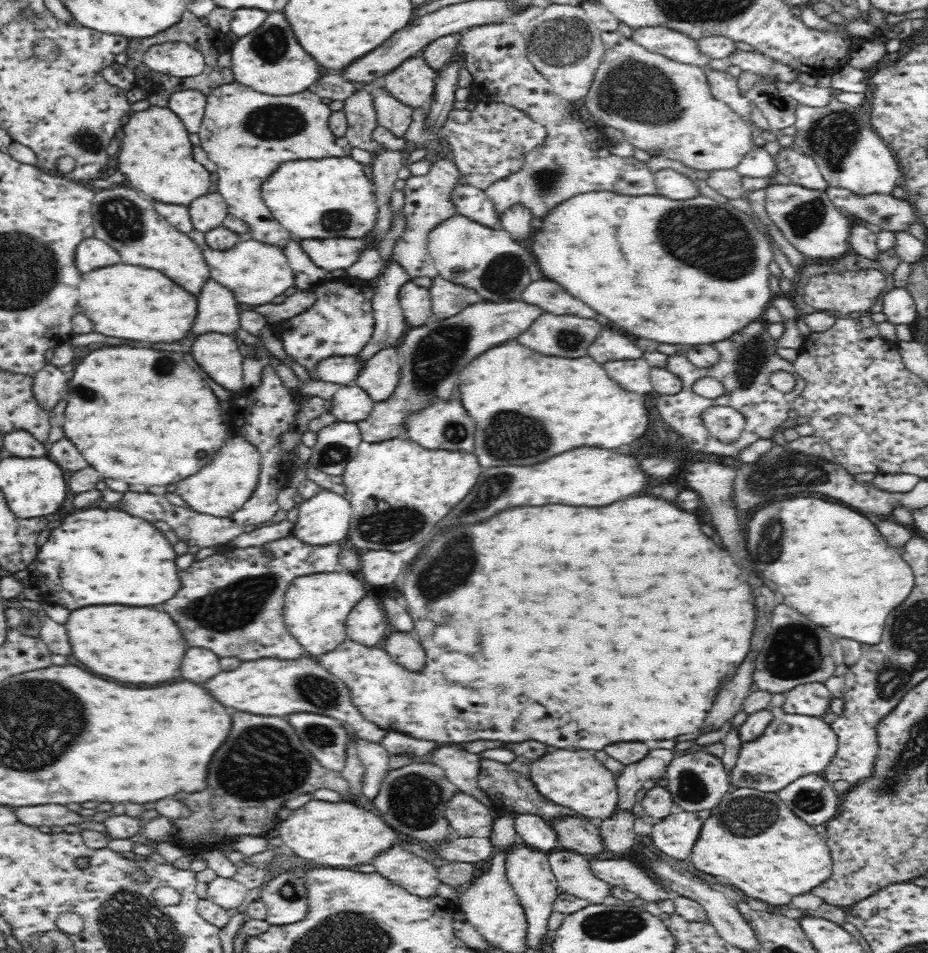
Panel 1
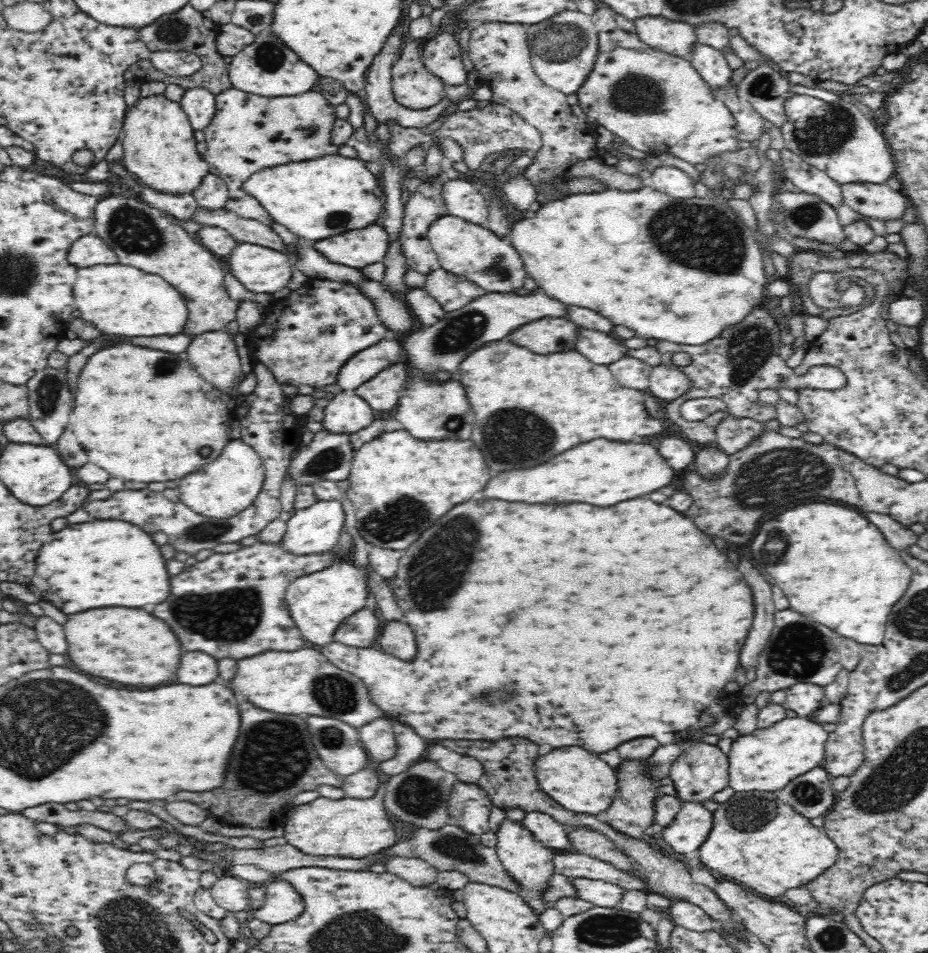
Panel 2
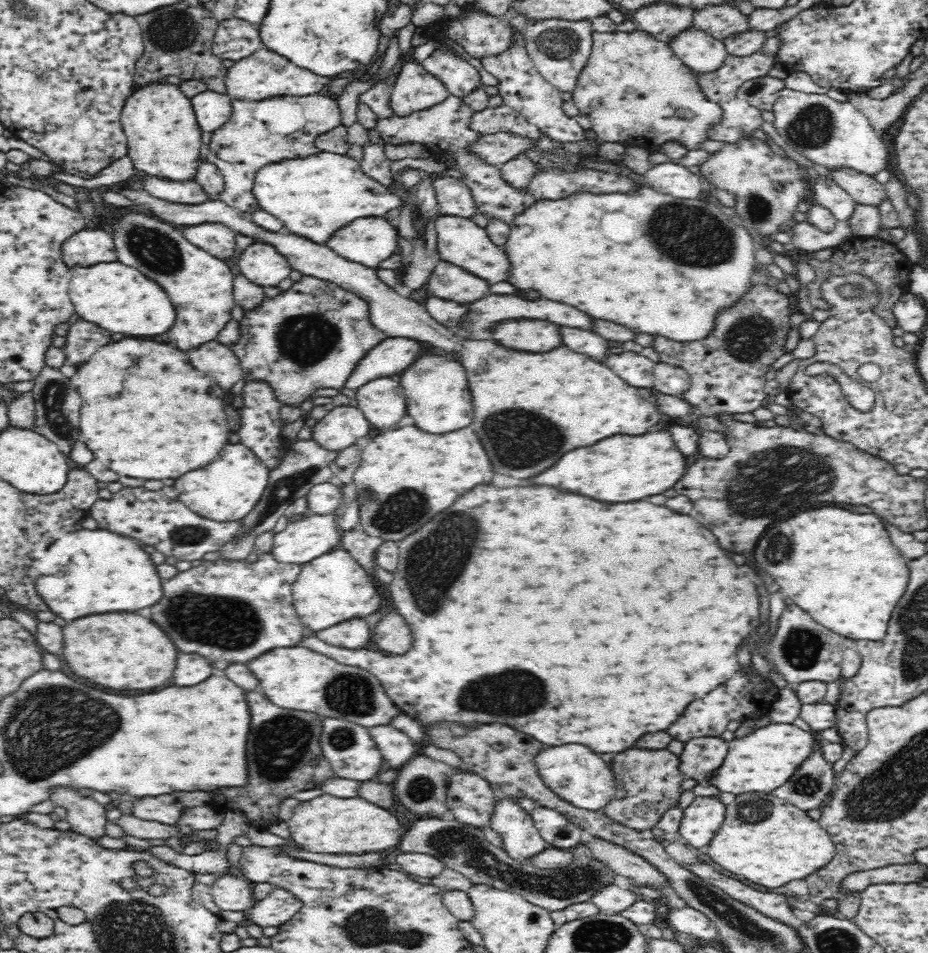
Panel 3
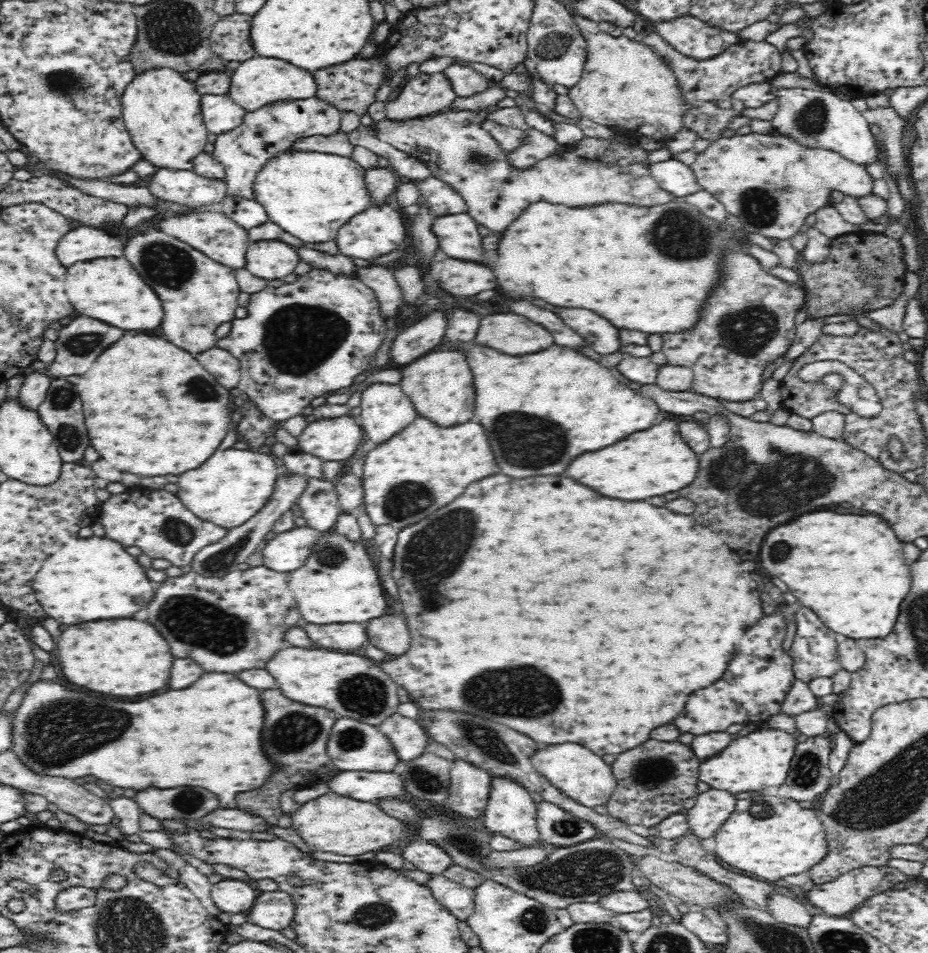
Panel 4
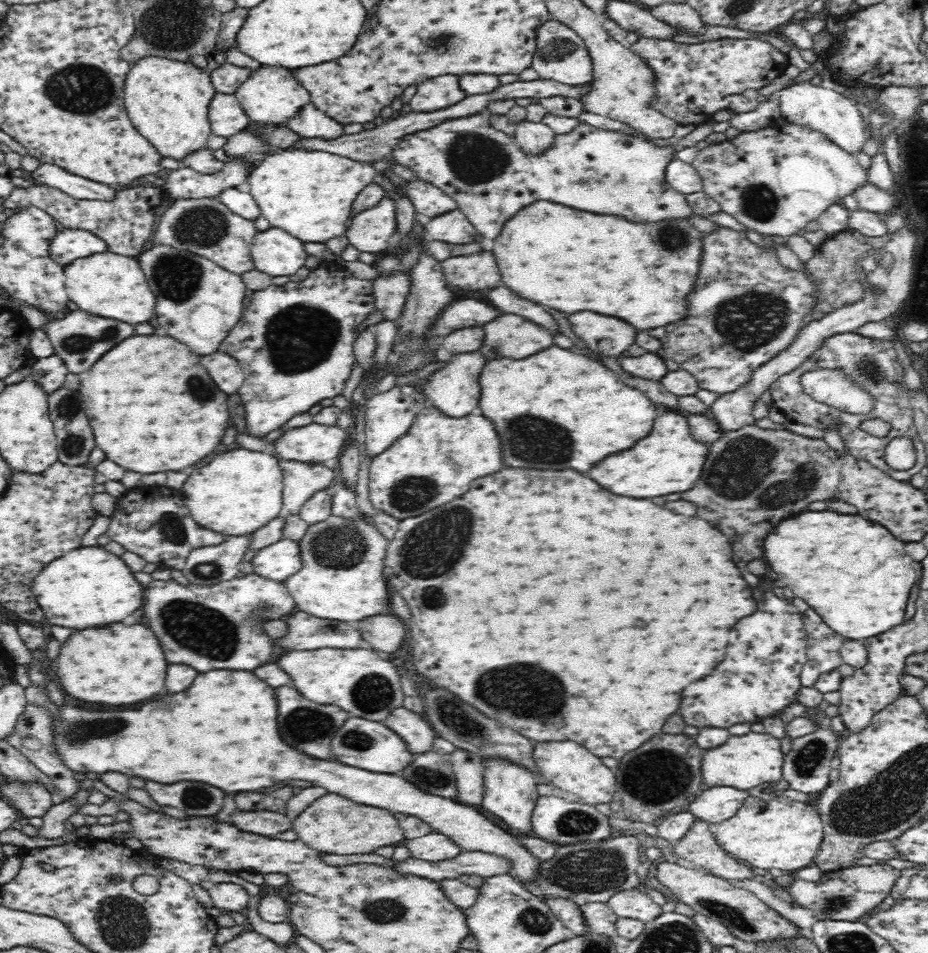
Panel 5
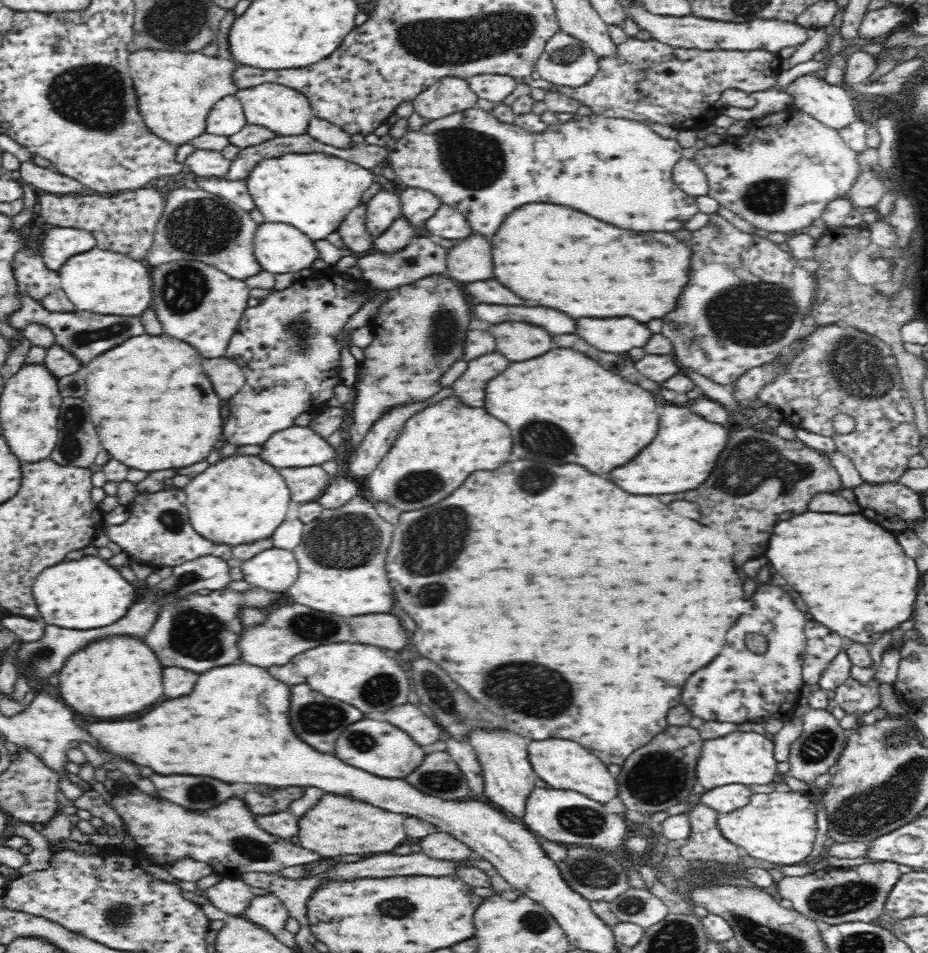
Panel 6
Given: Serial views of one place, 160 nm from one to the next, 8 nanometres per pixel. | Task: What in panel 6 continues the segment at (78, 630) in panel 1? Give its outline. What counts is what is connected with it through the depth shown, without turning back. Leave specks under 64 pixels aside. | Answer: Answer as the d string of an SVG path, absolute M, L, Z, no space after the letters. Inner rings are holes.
M114 634L102 640L94 640L80 648L66 662L57 674L58 686L63 699L79 715L116 718L144 710L156 702L162 692L162 670L164 666L156 658L154 650L136 636Z

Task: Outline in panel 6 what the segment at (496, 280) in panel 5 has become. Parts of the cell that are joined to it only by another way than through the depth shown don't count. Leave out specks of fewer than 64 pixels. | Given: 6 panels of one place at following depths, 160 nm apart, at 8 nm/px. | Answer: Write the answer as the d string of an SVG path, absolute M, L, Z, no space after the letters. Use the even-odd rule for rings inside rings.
M470 236L462 240L458 246L449 249L448 272L446 276L458 282L484 282L494 280L494 262L492 262L492 246L482 236Z

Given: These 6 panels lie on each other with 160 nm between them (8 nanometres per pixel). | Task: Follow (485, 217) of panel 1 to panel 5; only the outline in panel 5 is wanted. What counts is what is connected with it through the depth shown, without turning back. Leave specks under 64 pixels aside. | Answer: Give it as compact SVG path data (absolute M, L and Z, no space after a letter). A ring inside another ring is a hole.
M422 179L408 182L405 186L405 192L412 199L416 212L430 218L458 209L458 203L454 198Z

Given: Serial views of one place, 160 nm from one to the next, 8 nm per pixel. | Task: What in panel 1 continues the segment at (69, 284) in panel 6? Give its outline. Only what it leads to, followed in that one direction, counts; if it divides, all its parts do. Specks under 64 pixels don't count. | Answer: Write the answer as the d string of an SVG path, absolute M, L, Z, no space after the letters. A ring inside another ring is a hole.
M132 264L98 268L86 274L80 292L94 330L110 338L170 344L186 338L198 316L198 297L154 268Z

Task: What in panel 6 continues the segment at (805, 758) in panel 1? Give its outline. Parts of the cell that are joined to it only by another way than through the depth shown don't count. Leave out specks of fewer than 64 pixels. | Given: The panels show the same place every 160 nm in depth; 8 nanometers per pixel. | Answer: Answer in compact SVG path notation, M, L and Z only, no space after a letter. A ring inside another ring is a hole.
M737 730L720 740L704 741L703 746L702 756L696 766L696 776L698 783L706 790L727 784L742 784L744 787L765 785L781 776L778 761L774 757L774 744L762 734Z

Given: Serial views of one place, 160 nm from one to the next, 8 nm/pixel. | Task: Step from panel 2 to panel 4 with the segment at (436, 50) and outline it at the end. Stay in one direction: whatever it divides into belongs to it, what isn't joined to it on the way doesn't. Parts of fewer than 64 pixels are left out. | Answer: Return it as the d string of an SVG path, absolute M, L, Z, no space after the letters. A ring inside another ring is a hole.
M452 62L442 73L459 98L468 98L468 96L484 92L491 84L482 73L460 63Z

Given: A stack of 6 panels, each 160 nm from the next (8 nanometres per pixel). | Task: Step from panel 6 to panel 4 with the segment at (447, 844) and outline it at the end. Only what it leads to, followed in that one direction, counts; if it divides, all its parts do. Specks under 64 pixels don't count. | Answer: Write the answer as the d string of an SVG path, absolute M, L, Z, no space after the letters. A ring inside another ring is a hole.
M416 839L412 844L408 844L404 848L402 856L422 872L431 876L441 875L452 865L450 857L443 850L425 840Z

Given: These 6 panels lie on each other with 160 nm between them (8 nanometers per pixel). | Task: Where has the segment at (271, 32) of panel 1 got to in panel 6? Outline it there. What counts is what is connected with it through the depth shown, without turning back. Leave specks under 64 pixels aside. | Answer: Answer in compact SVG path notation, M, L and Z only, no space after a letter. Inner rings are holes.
M262 83L235 94L242 103L248 123L266 127L279 135L301 135L306 132L311 113L310 101L298 89L280 83Z

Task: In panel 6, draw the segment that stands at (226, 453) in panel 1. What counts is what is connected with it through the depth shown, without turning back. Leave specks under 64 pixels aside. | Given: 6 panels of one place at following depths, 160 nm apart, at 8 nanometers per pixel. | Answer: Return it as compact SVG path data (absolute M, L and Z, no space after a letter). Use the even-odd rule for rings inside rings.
M250 454L222 458L196 474L181 490L187 496L185 505L190 523L198 534L234 546L272 537L274 530L284 522L291 500L279 469L260 455Z

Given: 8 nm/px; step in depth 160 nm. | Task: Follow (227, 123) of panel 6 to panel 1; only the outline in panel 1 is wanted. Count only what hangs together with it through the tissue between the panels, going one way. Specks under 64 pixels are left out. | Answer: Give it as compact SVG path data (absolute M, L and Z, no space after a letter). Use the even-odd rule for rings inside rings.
M196 90L174 91L167 107L184 123L189 134L199 134L205 116L206 95Z

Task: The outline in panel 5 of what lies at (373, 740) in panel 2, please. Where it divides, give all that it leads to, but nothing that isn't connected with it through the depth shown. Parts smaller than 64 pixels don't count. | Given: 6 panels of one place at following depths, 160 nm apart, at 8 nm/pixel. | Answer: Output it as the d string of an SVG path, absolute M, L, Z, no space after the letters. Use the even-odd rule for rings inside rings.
M402 706L390 712L384 724L402 738L412 755L416 755L432 751L433 740L436 738L424 720L422 714Z

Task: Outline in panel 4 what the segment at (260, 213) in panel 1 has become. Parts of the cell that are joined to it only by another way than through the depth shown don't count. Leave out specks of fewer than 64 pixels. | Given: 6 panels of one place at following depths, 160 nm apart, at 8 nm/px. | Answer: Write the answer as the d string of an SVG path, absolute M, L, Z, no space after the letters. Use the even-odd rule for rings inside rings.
M318 95L298 100L277 100L263 104L254 112L246 111L242 124L217 135L215 143L208 148L214 160L224 167L223 181L227 196L231 199L255 200L254 180L270 159L280 154L298 152L294 147L298 139L316 135L328 136L339 131L342 114L330 101Z

